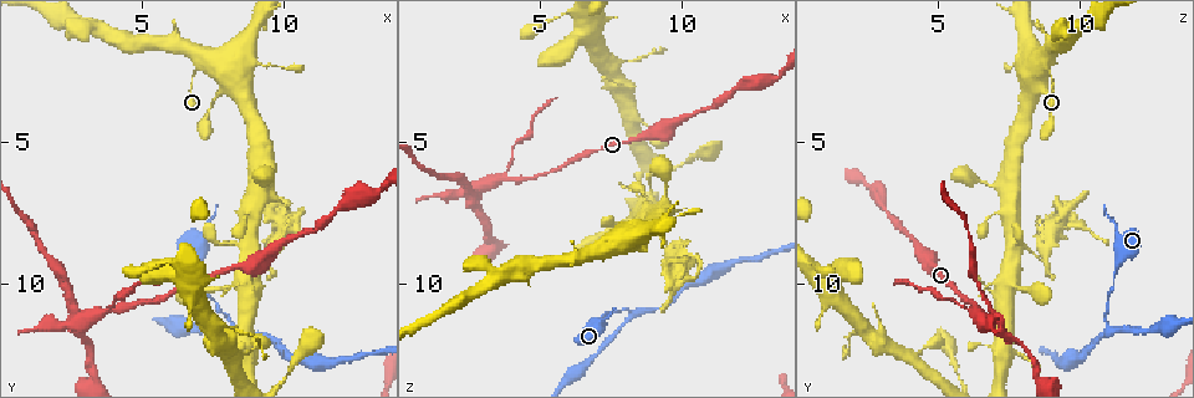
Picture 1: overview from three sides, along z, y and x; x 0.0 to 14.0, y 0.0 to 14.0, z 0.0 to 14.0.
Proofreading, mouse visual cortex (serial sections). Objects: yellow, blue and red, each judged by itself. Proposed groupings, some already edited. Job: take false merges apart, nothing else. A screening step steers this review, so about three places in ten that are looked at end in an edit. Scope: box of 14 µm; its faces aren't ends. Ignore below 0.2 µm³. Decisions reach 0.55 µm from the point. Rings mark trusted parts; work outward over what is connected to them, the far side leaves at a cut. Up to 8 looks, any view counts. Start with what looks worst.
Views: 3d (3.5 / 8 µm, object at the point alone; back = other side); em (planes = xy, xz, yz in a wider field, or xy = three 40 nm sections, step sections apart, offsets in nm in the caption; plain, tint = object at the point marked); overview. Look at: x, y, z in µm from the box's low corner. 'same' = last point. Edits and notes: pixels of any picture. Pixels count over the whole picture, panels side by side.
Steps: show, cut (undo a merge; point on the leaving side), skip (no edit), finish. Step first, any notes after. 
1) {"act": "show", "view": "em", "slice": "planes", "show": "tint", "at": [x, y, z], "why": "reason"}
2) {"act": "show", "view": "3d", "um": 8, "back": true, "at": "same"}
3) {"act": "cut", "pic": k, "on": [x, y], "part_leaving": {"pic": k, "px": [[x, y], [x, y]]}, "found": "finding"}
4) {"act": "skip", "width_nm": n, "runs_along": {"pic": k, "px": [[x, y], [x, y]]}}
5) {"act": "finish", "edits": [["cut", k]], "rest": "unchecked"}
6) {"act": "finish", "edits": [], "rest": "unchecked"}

{"act": "show", "view": "3d", "um": 8, "back": true, "at": [2.7, 11.5, 6.8], "why": "sharp bend"}

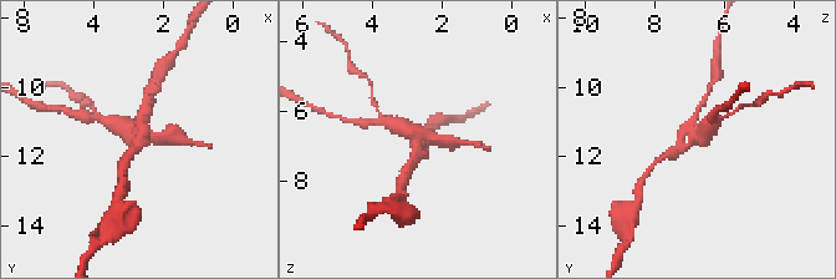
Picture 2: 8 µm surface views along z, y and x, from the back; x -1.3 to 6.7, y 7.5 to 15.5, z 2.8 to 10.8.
{"act": "show", "view": "3d", "um": 3.5, "at": [2.8, 11.5, 6.9], "why": "zoom in"}

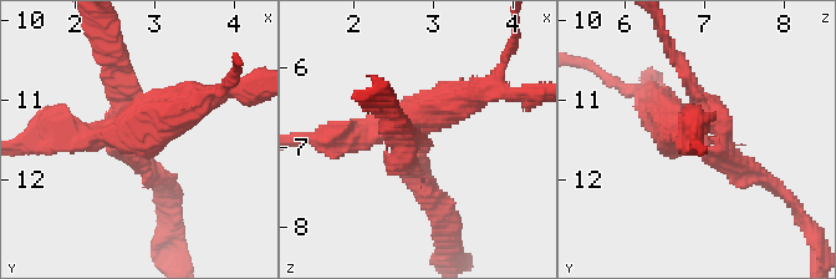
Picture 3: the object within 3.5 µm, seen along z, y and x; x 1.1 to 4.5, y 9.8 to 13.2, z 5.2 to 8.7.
{"act": "show", "view": "em", "slice": "xy", "step": 1, "show": "tint", "at": "same", "why": "need the tissue"}

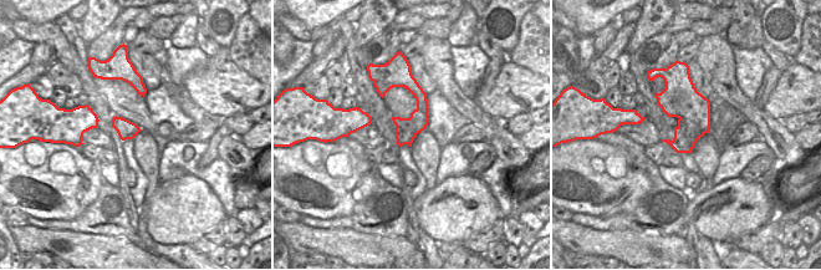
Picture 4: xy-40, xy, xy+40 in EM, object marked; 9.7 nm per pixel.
{"act": "cut", "pic": 3, "on": [416, 188], "found": "two cells meet here"}

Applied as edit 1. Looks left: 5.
{"act": "show", "view": "overview", "why": "see it whole again"}

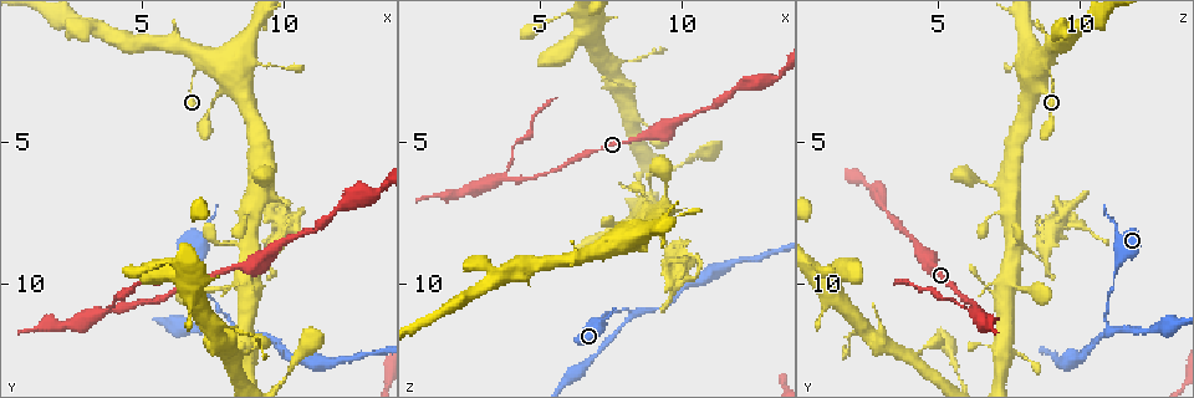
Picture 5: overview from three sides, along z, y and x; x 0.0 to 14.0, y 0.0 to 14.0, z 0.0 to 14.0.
{"act": "show", "view": "3d", "um": 8, "back": true, "at": [8.3, 11.6, 11.1], "why": "sharp bend"}

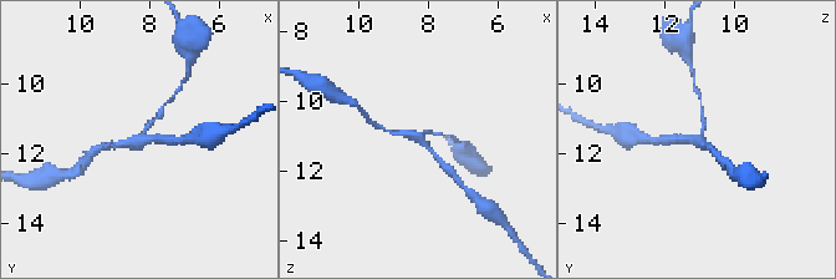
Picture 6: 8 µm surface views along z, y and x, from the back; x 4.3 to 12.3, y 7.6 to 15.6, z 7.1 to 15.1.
{"act": "show", "view": "3d", "um": 3.5, "at": [8.3, 11.6, 11.0]}

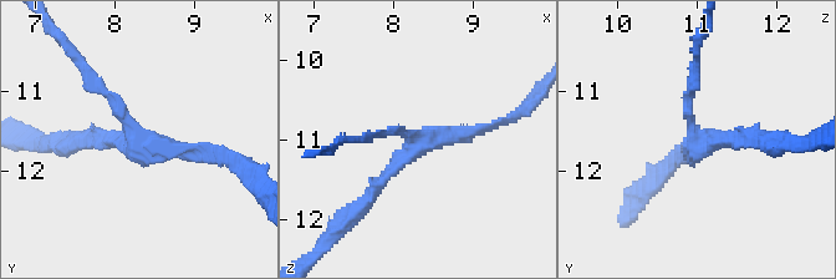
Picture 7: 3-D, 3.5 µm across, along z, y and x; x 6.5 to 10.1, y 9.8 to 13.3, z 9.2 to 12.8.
{"act": "skip", "arms": 3, "runs_along": {"pic": 7, "px": [[87, 81], [144, 142], [218, 153]]}, "found": "continuous, no second cell"}

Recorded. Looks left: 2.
{"act": "finish", "edits": [["cut", 3]], "rest": "unchecked"}

